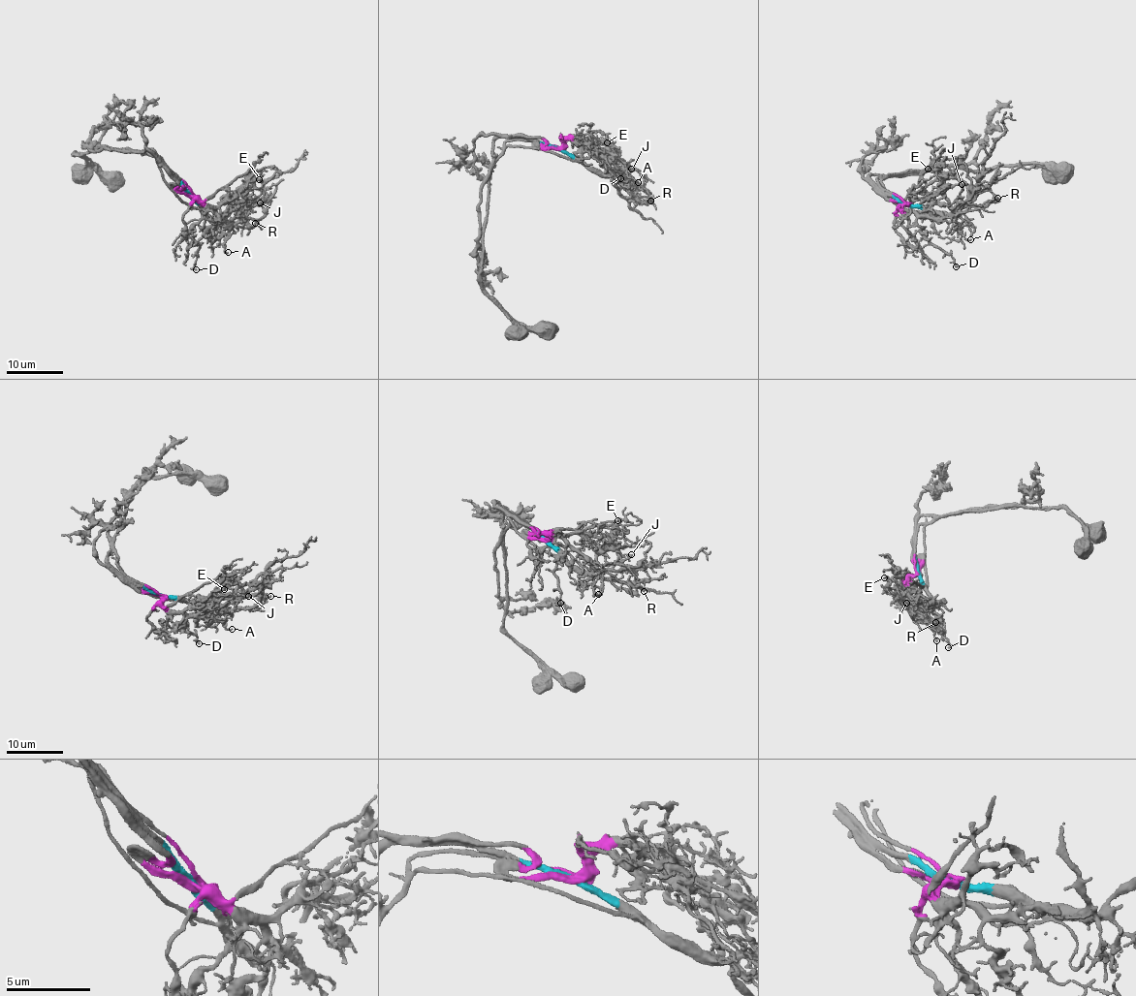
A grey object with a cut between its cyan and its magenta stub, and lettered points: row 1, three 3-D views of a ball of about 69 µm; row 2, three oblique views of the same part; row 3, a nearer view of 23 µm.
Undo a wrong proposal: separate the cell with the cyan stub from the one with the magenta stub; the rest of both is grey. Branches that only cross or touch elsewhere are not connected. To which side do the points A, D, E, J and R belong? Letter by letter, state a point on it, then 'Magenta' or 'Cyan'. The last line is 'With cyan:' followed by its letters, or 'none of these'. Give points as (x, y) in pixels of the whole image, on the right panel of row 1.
A: Place: (970, 239). Magenta
D: Place: (956, 266). Magenta
E: Place: (928, 169). Magenta
J: Place: (962, 184). Cyan
R: Place: (997, 198). Cyan
With cyan: J, R

